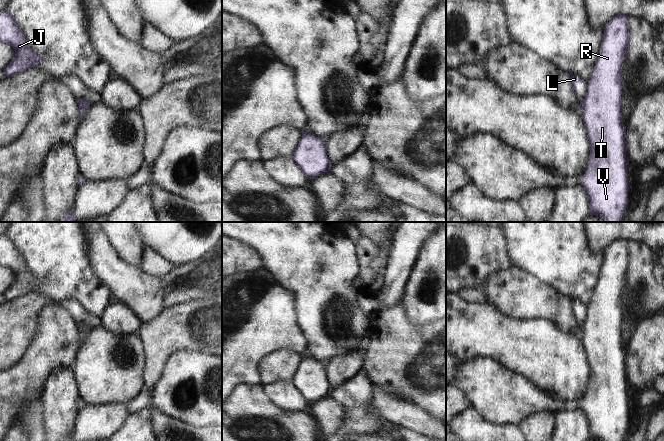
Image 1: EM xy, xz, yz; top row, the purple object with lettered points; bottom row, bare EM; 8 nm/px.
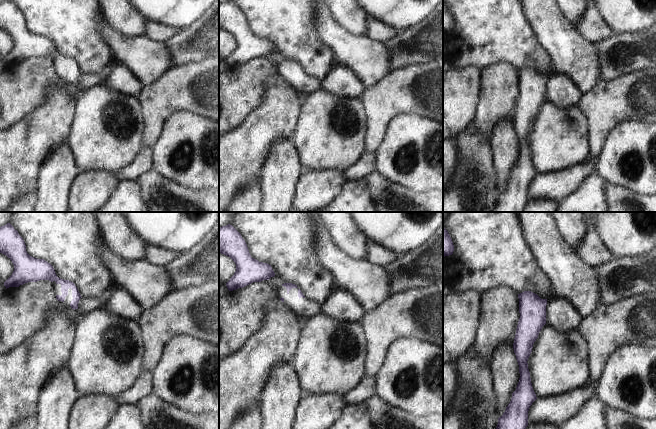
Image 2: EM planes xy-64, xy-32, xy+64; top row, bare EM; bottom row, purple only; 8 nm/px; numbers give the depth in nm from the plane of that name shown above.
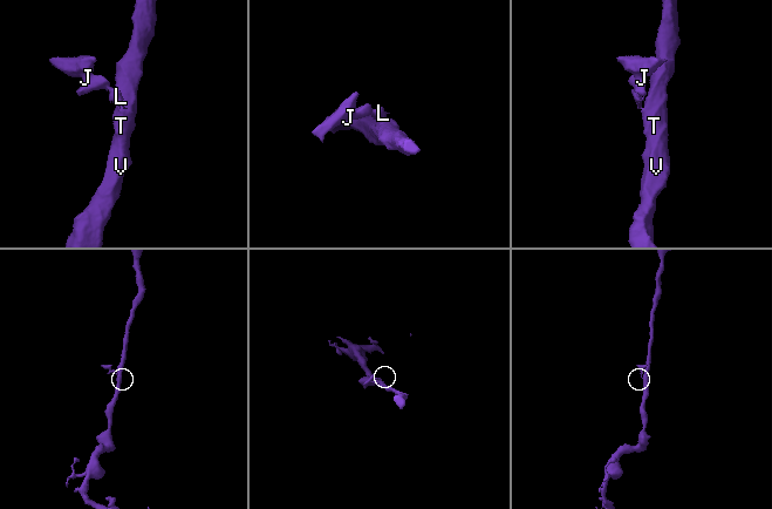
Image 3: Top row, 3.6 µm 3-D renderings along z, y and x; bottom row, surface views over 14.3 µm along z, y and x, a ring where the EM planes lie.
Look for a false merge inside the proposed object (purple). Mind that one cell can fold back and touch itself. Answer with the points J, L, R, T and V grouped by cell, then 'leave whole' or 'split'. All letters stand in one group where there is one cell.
groups J L / R T V; split

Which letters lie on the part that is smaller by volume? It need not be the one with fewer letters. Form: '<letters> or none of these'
J, L

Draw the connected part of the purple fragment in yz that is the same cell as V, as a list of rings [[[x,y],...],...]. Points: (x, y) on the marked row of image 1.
[[[617,14],[604,26],[601,51],[582,105],[582,118],[591,147],[588,168],[582,177],[590,200],[588,215],[597,215],[606,222],[622,220],[631,188],[626,168],[626,127],[622,121],[622,62],[630,39],[628,19],[625,14]]]

